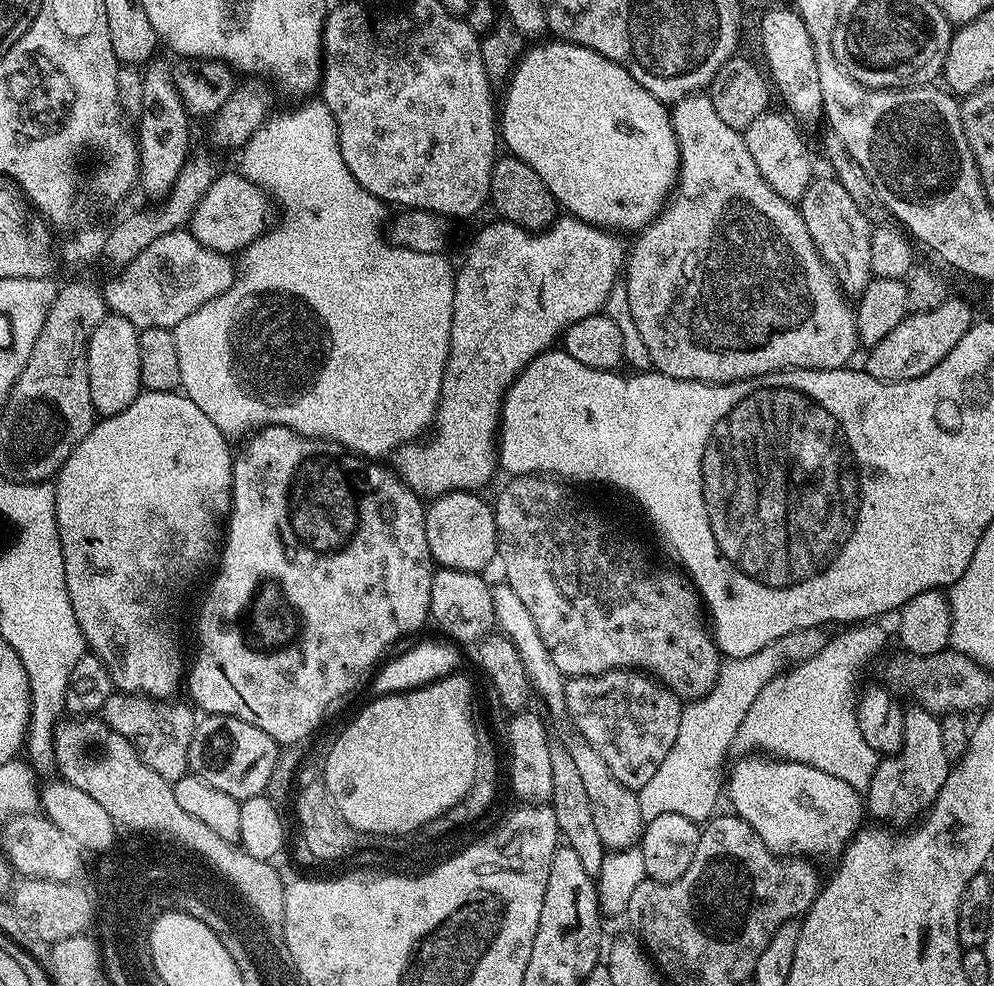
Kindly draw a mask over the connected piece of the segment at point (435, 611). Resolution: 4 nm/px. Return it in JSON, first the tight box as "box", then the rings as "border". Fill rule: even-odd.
{"box":[428,567,496,645],"border":[[[437,567],[432,573],[428,607],[431,623],[436,623],[445,632],[444,636],[457,645],[475,645],[496,628],[492,588],[484,578],[479,572],[463,572],[453,568]]]}

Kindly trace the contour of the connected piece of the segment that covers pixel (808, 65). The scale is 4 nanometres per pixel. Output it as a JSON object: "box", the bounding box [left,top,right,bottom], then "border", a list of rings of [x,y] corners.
{"box":[760,6,824,124],"border":[[[772,6],[761,16],[764,17],[760,20],[760,48],[764,51],[768,70],[772,74],[771,83],[775,89],[777,86],[784,99],[783,107],[797,121],[805,120],[808,124],[814,123],[816,119],[819,121],[824,114],[822,82],[818,82],[818,62],[814,54],[814,42],[810,42],[810,33],[806,31],[806,22],[802,22],[802,18],[791,6]]]}

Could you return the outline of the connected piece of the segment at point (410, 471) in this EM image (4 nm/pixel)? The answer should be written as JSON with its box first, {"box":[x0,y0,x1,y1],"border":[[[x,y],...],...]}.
{"box":[394,214,626,498],"border":[[[571,214],[561,215],[552,221],[546,228],[539,230],[529,230],[511,224],[509,220],[493,219],[493,224],[488,224],[476,236],[476,241],[469,248],[464,256],[464,265],[458,268],[454,276],[452,285],[452,329],[450,330],[450,350],[448,359],[444,363],[444,377],[442,378],[442,390],[440,391],[440,405],[436,407],[436,418],[434,421],[435,431],[440,431],[428,445],[424,442],[413,442],[404,444],[396,449],[394,453],[395,471],[406,486],[410,486],[421,498],[435,498],[444,496],[447,492],[470,492],[480,490],[480,487],[492,476],[492,471],[498,468],[498,429],[500,417],[504,407],[504,395],[508,392],[508,387],[515,382],[522,369],[528,365],[541,352],[549,351],[552,344],[561,339],[565,328],[582,318],[590,318],[597,315],[607,305],[608,295],[618,286],[619,278],[626,268],[626,248],[615,240],[613,233],[607,228],[598,228],[595,224],[588,224],[585,220],[580,220]]]}

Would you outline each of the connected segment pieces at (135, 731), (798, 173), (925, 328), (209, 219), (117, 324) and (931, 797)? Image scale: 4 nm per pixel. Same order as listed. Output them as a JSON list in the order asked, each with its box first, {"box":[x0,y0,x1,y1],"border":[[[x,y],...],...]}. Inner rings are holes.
[{"box":[102,690,198,782],"border":[[[113,690],[102,709],[102,719],[114,730],[118,730],[122,738],[130,741],[138,750],[142,762],[146,762],[146,766],[150,766],[154,774],[169,782],[189,775],[188,751],[198,723],[197,713],[187,703],[172,703],[176,702],[157,700],[154,696],[142,696],[139,692]]]},{"box":[742,111,814,202],"border":[[[783,111],[780,112],[763,112],[754,122],[750,122],[748,128],[743,129],[742,135],[746,150],[750,150],[750,154],[754,154],[754,162],[758,162],[762,178],[766,178],[766,182],[770,182],[770,186],[775,192],[782,194],[782,198],[798,202],[814,179],[812,152],[808,149],[803,134],[795,128],[797,125]]]},{"box":[866,298,973,380],"border":[[[956,298],[942,302],[942,306],[929,312],[912,312],[902,322],[898,322],[898,326],[894,326],[894,330],[890,330],[882,342],[871,345],[869,352],[872,353],[868,356],[866,370],[879,380],[918,378],[926,374],[926,370],[934,370],[934,366],[938,366],[938,362],[942,362],[950,350],[958,346],[973,322],[971,306]]]},{"box":[190,171,270,254],"border":[[[221,171],[192,212],[190,231],[199,244],[210,250],[227,254],[243,253],[269,227],[268,204],[270,200],[264,189],[247,180],[239,171]]]},{"box":[88,314,142,417],"border":[[[109,314],[90,334],[88,347],[88,373],[90,374],[90,398],[92,410],[97,417],[113,416],[130,402],[134,402],[142,391],[140,382],[140,359],[138,358],[139,331],[126,318]]]},{"box":[866,706,950,826],"border":[[[919,706],[905,711],[904,741],[900,751],[885,755],[877,763],[874,778],[866,790],[866,812],[876,819],[873,821],[884,826],[908,826],[932,807],[950,771],[940,722],[937,713]]]}]

